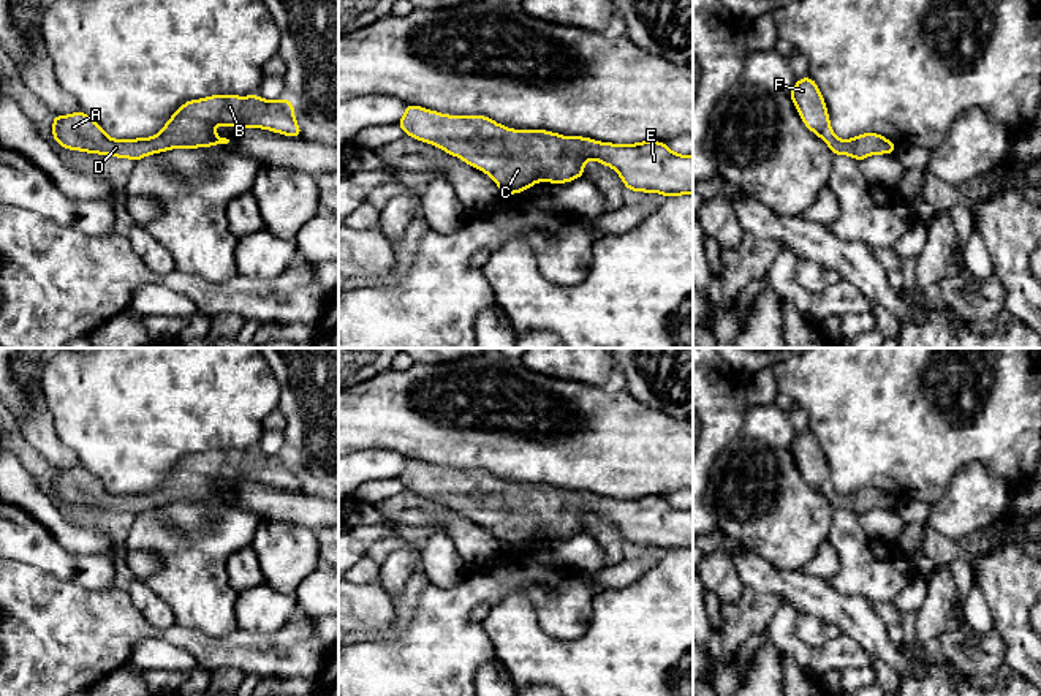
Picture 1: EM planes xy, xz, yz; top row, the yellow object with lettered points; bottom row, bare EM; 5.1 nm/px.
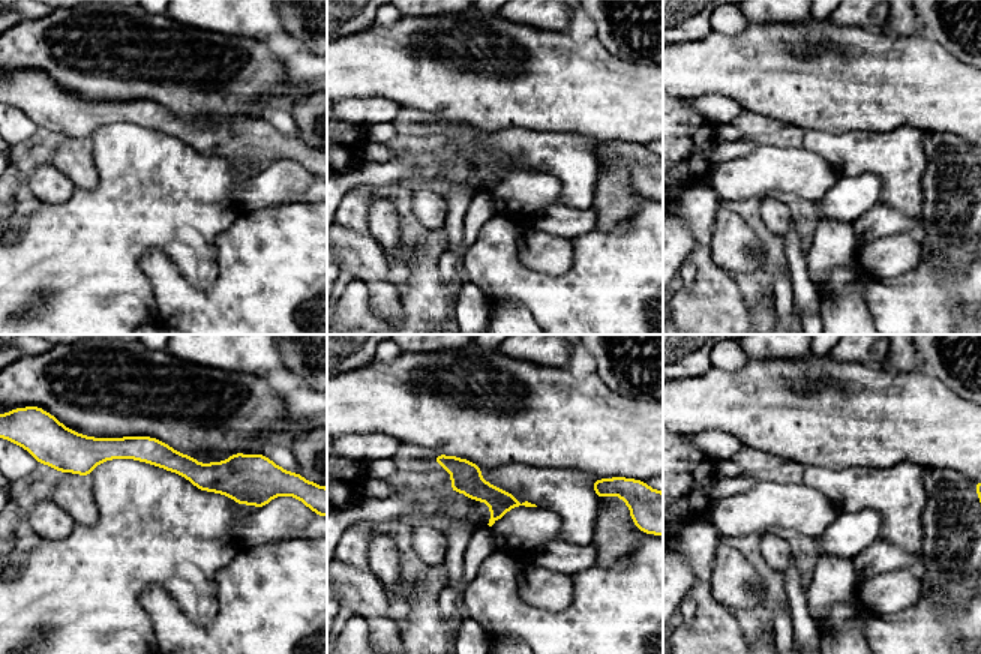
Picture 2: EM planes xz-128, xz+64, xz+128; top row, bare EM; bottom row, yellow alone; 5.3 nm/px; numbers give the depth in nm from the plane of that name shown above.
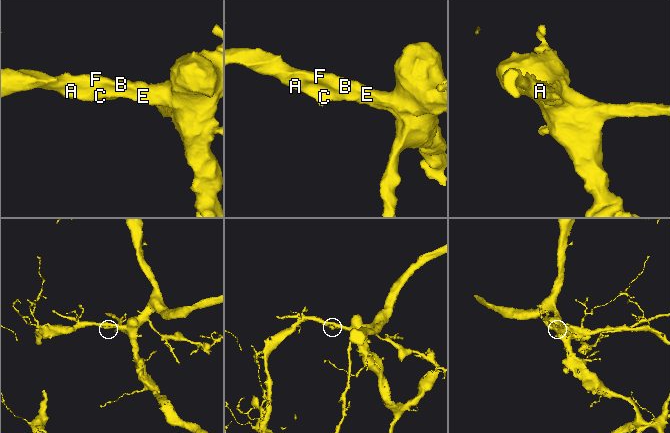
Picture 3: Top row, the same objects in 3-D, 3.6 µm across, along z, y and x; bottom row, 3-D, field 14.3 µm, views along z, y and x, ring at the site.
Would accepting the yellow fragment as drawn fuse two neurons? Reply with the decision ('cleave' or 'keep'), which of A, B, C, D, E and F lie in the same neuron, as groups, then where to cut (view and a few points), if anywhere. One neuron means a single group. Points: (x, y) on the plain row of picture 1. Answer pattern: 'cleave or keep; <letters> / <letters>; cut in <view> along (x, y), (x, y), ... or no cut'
keep; A B C D E F; no cut

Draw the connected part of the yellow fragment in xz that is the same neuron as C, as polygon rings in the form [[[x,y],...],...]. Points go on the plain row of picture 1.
[[[405,459],[397,479],[407,490],[433,498],[490,530],[502,549],[522,547],[541,535],[565,538],[584,531],[587,514],[611,520],[628,546],[660,547],[666,552],[693,549],[693,509],[679,509],[660,495],[611,498],[546,484],[511,484],[486,470],[448,470],[415,459]]]

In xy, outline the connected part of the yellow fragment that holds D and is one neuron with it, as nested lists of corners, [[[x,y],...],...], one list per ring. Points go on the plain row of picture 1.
[[[212,449],[184,457],[152,492],[112,494],[85,467],[52,470],[52,490],[68,505],[141,514],[147,509],[177,501],[198,503],[228,498],[218,492],[215,479],[263,482],[285,490],[302,490],[294,471],[293,456],[288,452],[267,456],[259,449]]]

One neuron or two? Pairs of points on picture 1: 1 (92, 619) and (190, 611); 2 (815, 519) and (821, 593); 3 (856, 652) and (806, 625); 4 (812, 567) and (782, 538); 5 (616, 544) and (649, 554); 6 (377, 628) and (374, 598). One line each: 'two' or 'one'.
1: two
2: two
3: two
4: two
5: two
6: one

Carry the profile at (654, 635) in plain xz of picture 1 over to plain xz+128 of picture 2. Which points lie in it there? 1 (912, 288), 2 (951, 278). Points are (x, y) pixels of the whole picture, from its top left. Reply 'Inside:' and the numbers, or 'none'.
Inside: 1, 2

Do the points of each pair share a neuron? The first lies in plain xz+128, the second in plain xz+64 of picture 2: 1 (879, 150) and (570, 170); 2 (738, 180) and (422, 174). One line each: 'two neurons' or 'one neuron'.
1: one neuron
2: one neuron

